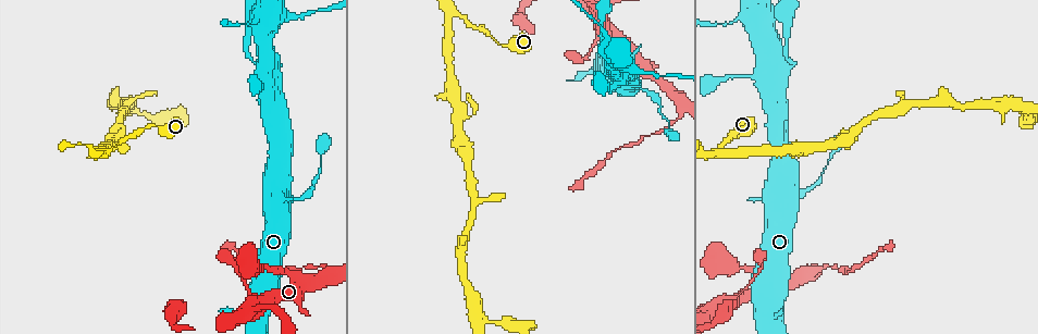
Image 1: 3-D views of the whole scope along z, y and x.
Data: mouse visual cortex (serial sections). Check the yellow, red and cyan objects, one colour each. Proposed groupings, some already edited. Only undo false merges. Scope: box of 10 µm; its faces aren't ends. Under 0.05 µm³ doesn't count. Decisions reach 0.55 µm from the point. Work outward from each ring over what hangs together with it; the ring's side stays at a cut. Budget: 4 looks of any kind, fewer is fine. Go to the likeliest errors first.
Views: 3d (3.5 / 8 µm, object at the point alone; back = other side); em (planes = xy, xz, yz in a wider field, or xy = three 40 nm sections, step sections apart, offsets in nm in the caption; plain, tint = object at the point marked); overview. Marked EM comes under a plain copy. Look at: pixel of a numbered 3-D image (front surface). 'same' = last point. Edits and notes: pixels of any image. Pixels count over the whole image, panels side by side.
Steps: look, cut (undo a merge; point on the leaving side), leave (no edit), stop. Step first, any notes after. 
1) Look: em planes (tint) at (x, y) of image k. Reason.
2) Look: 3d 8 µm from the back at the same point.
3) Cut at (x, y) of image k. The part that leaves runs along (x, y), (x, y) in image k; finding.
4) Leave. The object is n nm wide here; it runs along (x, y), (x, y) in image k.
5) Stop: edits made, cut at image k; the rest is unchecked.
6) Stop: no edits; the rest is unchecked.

Look: 3d 3.5 µm at (451, 14) of image 1. Sharp bend.

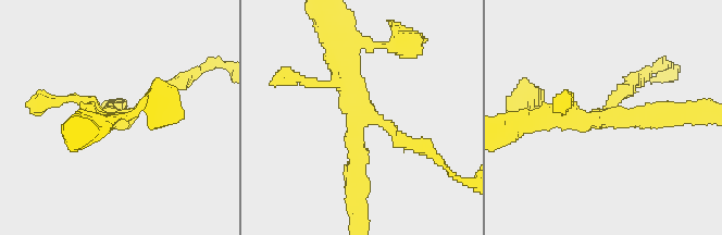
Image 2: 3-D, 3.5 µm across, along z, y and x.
Look: em xy step 2 (tint) at (360, 119) of image 2. 3 arms meet here; the arms are 200, 200, 250 nm wide.

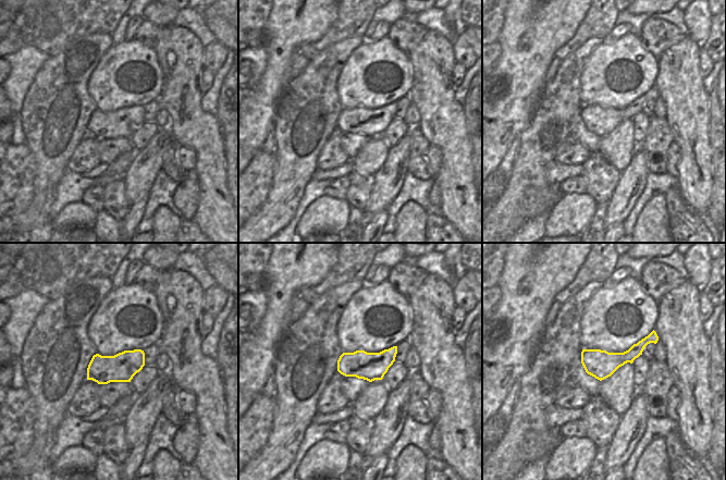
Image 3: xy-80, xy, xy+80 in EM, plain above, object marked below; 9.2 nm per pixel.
Leave. It runs along (652, 335), (629, 356), (583, 360) in image 3; continuous, no second cell.

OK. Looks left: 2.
Look: 3d 8 µm from the back at (304, 265) of image 1. Narrows sharply.

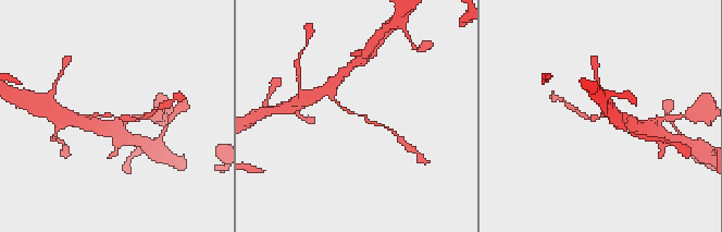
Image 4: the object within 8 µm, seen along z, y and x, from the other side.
Look: 3d 3.5 µm at the same point.

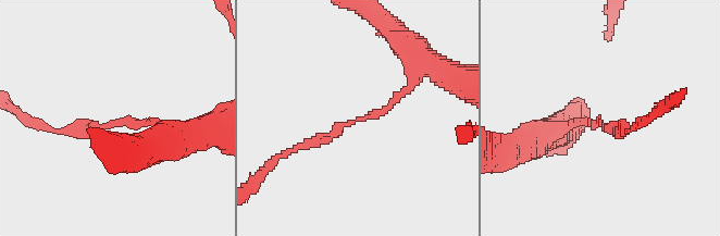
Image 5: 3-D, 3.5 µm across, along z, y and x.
Cut at (71, 128) of image 5. A second cell is stuck on.

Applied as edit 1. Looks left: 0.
Stop: edits made, cut at image 5; the rest is unchecked.

